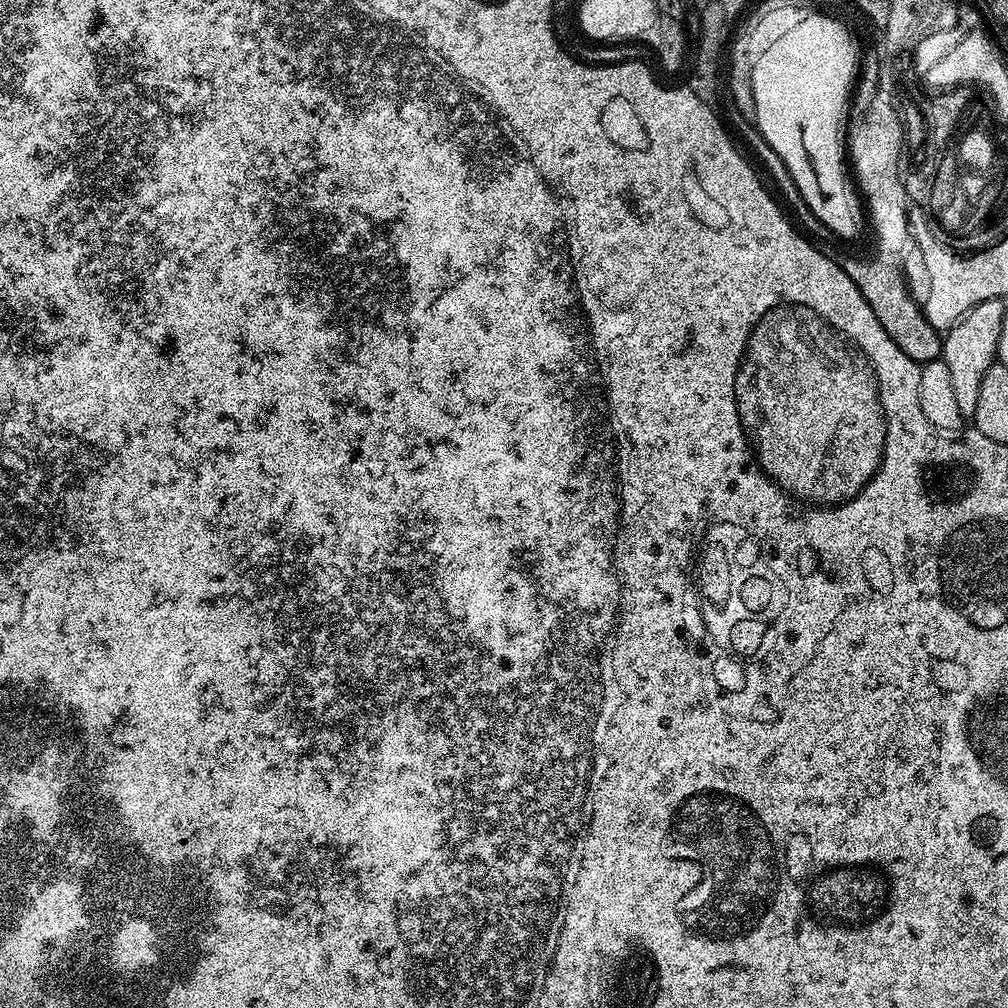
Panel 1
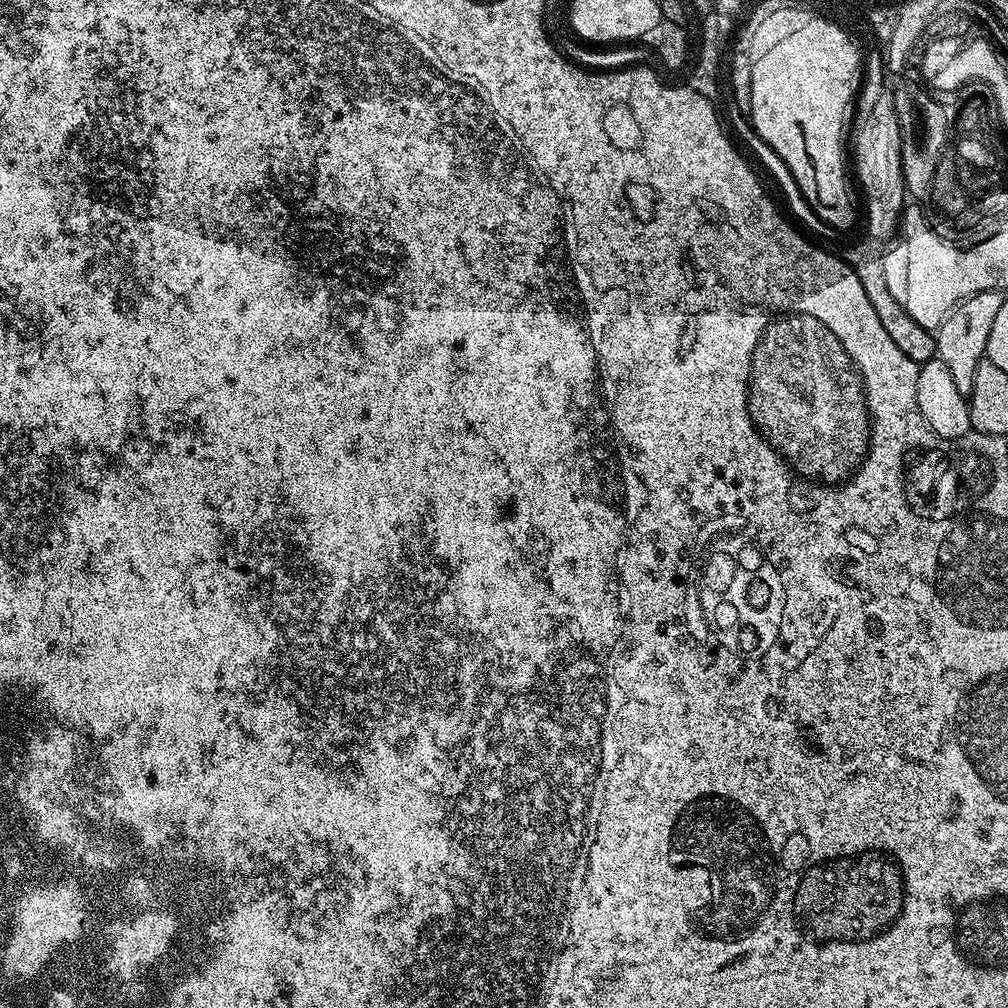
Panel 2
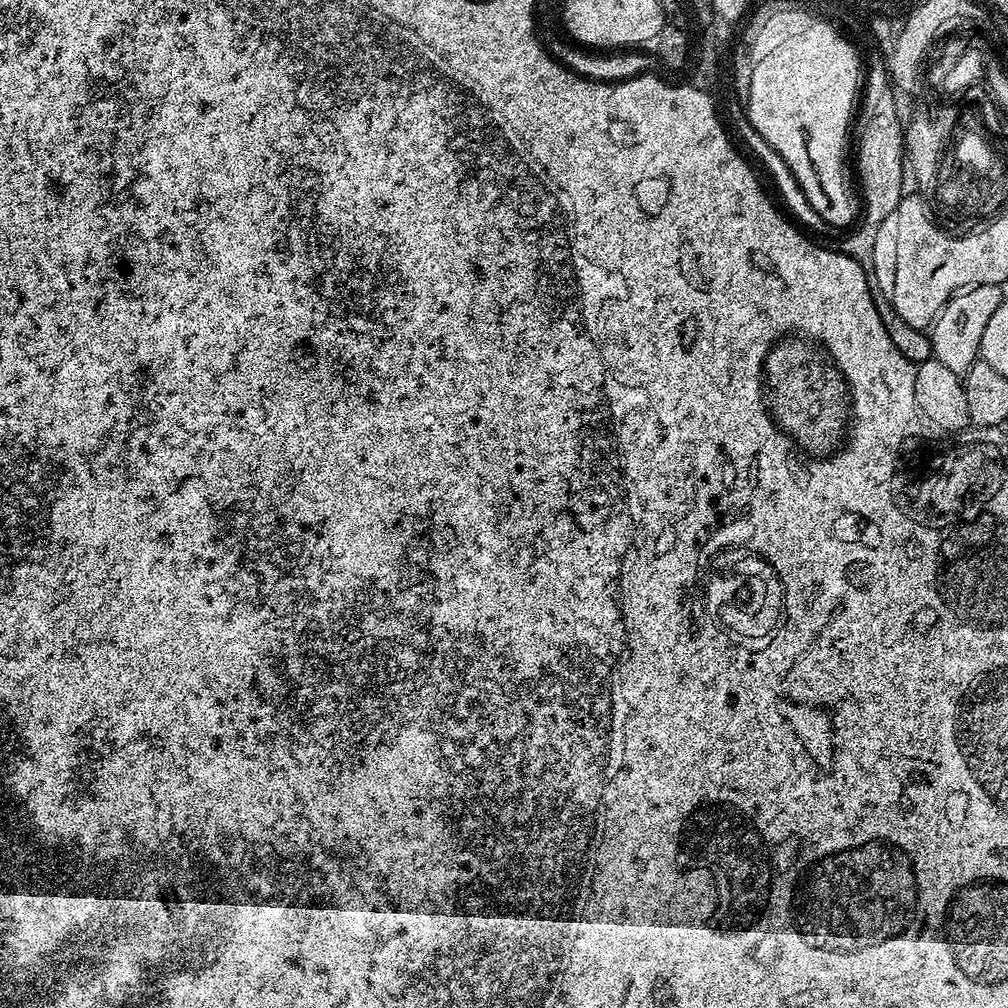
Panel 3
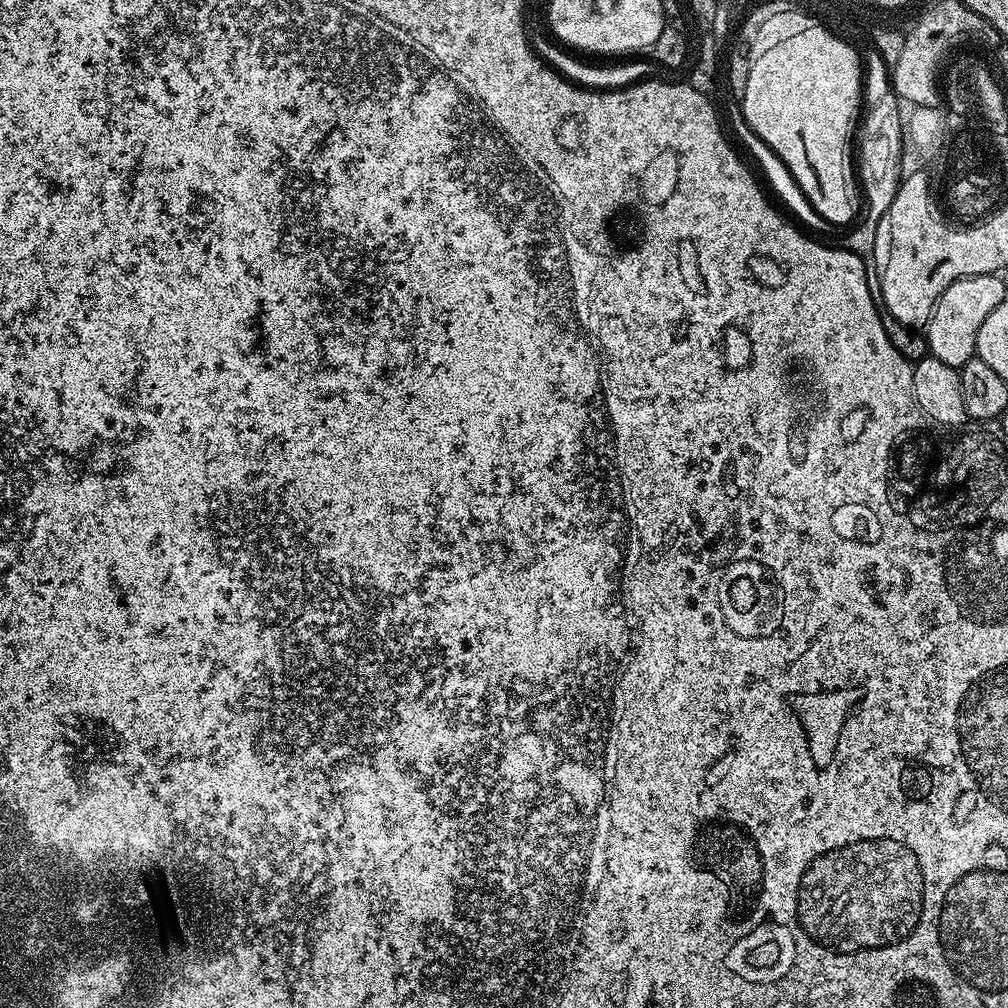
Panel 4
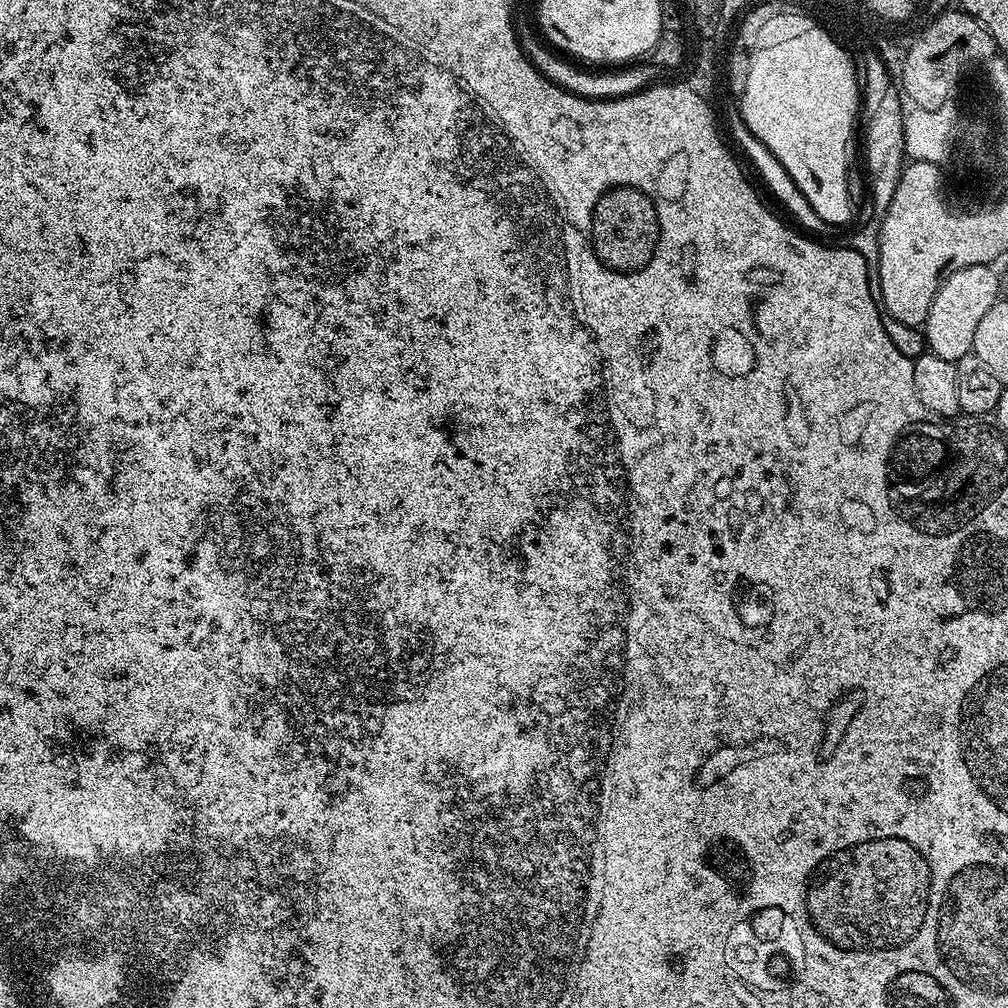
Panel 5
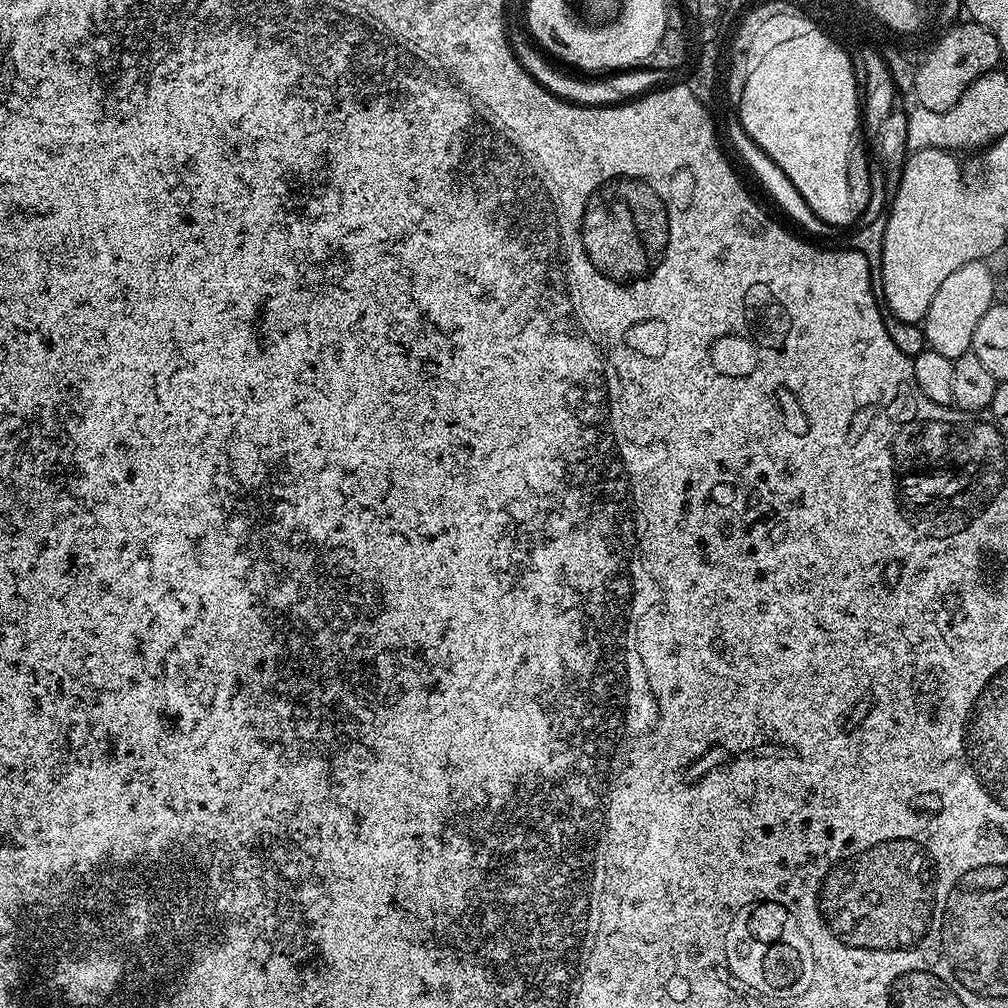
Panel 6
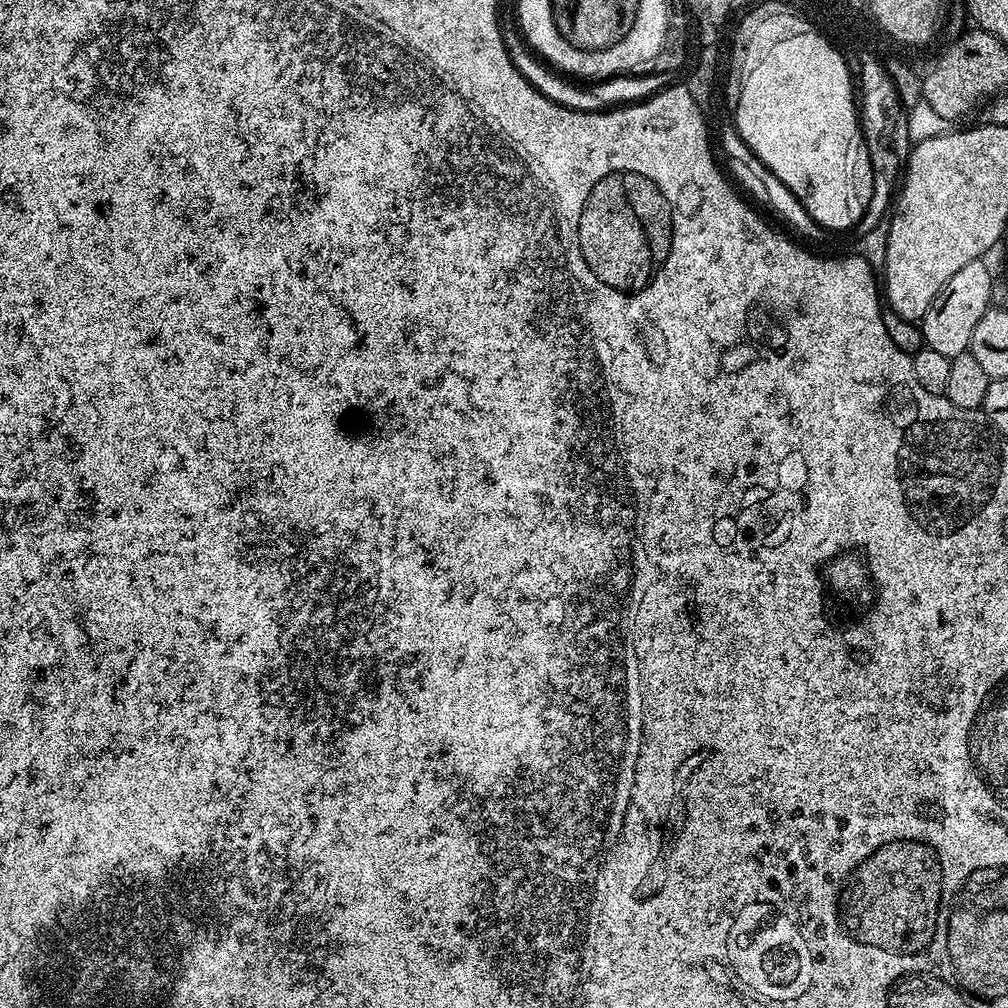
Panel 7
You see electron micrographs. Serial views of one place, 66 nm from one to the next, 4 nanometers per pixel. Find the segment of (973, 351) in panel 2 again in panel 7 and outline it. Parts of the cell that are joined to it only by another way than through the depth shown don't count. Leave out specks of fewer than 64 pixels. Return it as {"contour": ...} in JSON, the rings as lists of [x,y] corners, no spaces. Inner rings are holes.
{"contour":[[[983,259],[966,262],[942,290],[930,302],[930,310],[926,310],[924,319],[919,321],[920,331],[924,333],[924,343],[930,350],[938,350],[938,354],[954,357],[969,351],[972,347],[974,329],[992,307],[992,291],[990,290],[990,270],[986,270]]]}

